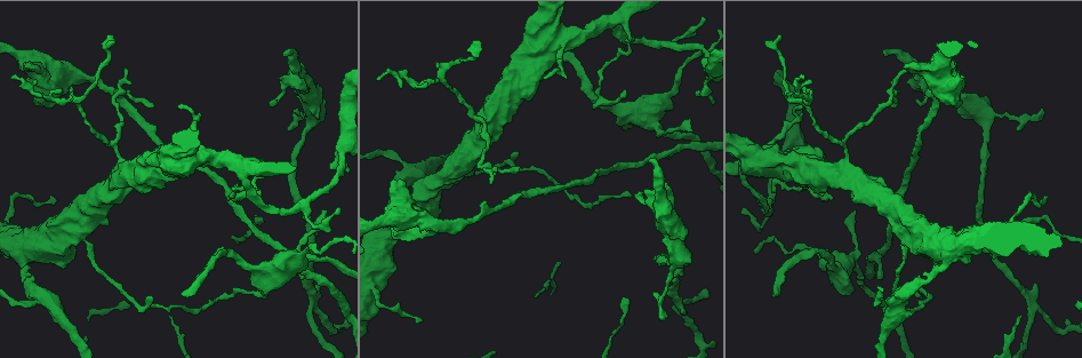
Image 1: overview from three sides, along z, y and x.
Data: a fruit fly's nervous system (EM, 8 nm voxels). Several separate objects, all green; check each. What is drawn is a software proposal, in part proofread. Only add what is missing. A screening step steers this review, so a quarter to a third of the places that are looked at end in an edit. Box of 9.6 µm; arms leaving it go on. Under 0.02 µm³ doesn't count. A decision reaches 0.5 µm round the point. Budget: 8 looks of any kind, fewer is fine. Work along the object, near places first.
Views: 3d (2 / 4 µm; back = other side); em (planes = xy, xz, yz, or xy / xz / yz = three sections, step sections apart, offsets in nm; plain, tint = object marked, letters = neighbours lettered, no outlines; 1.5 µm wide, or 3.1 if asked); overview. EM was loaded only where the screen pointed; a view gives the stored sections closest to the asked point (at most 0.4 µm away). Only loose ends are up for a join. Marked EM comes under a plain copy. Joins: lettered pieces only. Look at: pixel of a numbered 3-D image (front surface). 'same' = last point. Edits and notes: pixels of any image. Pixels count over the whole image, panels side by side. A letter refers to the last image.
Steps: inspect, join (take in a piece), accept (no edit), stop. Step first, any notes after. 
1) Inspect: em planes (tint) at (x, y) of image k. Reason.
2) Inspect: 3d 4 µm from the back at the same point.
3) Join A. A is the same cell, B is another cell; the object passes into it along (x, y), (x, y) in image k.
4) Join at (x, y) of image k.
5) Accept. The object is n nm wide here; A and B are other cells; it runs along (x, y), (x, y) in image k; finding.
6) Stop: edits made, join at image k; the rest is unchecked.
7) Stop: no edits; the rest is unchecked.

Inspect: 3d 4 µm at (913, 85) of image 1. Stops while still wide.

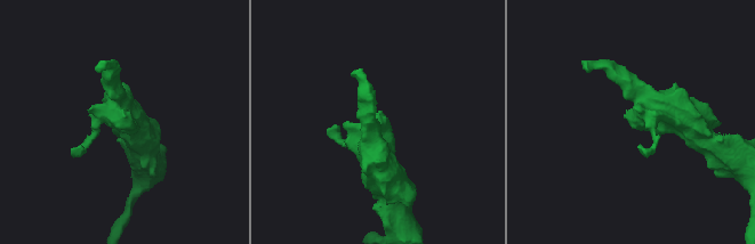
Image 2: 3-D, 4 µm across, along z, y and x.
Inspect: em planes (tint) at (632, 125) of image 2. Need the tissue.

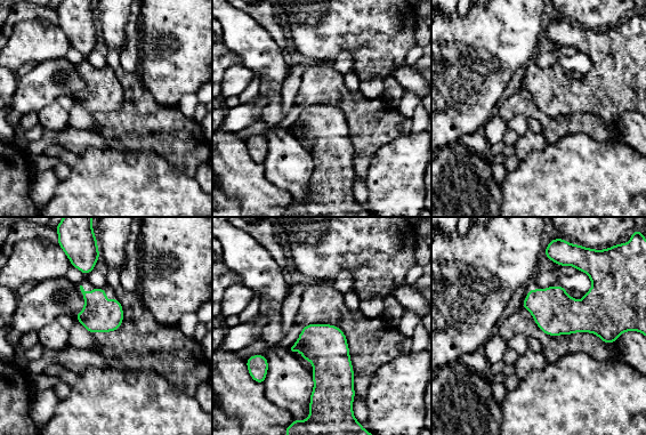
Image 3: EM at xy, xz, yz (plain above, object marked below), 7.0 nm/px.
Inspect: em planes (letters) at the same point. See the neighbours.

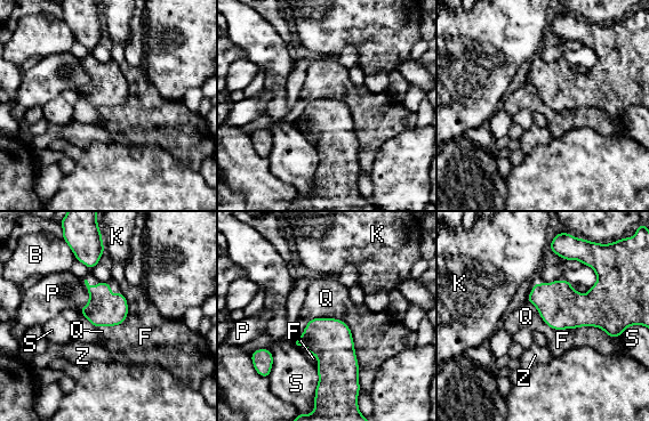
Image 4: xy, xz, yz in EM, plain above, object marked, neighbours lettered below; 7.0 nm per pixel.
Accept. B, F, K, P, Q, S and Z are other cells; no lettered piece goes on from it.

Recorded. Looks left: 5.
Inspect: em xz step 8 (letters) at (628, 195) of image 1. Thin end.

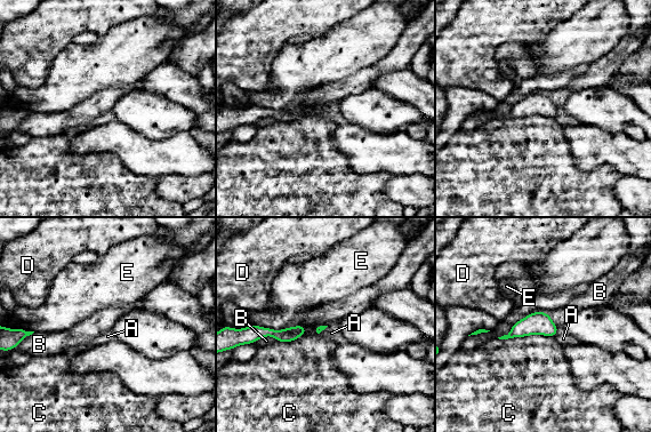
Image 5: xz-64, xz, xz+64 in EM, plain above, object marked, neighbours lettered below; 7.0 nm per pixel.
Inspect: em planes (letters) at the same point. Another direction.

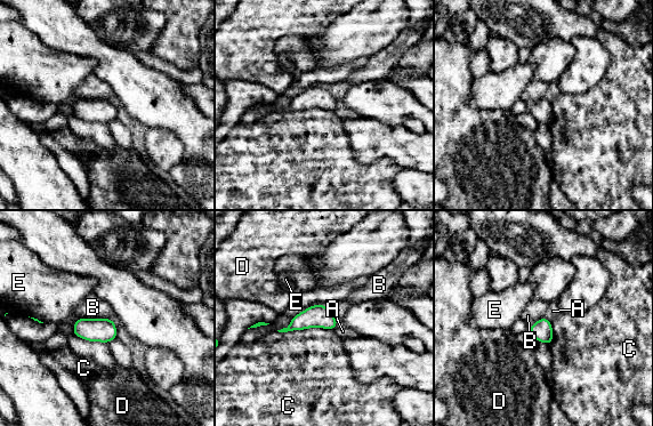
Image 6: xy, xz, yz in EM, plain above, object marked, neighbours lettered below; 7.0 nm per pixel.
Accept. A, B, C, D and E are other cells; none of them fits.

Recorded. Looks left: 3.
Inspect: 3d 2 µm at (181, 292) of image 1. Branch stops here.

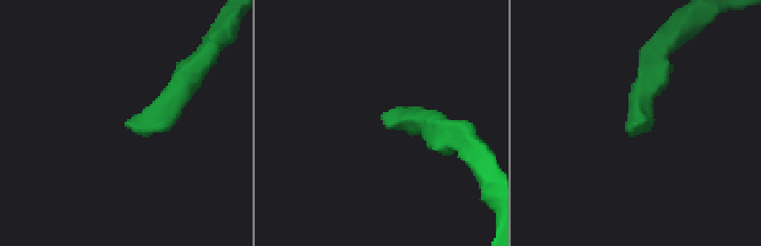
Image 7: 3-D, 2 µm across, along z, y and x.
Inspect: em planes (letters) at (132, 118) of image 7. Now the EM.

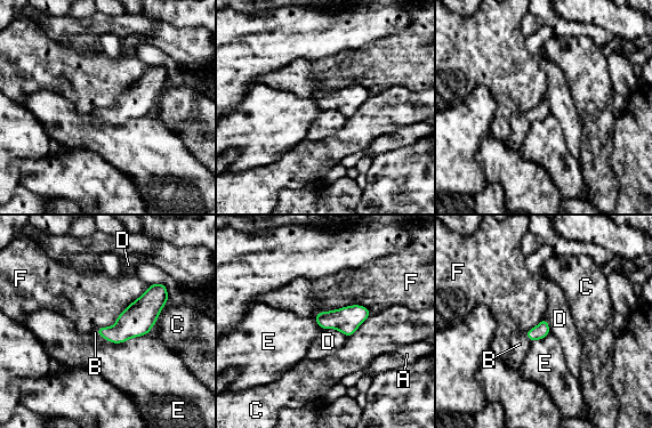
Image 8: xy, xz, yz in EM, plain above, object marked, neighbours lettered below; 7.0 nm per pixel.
Join B. The object is 100 nm wide here; B is the same cell, A, C, D, E and F are other cells; it goes on there.

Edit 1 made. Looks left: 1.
Stop: edits made, join at image 8; the rest is unchecked.

